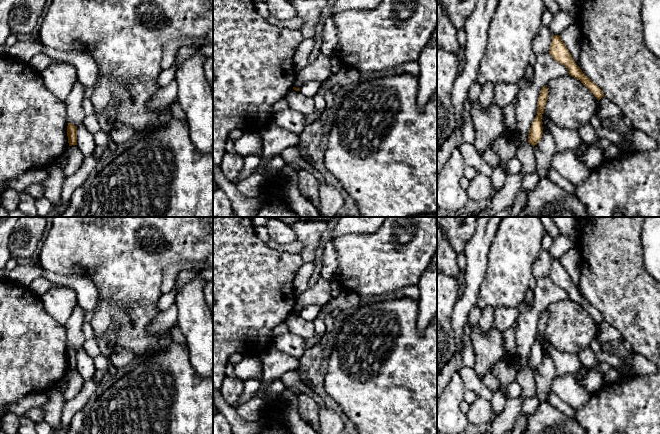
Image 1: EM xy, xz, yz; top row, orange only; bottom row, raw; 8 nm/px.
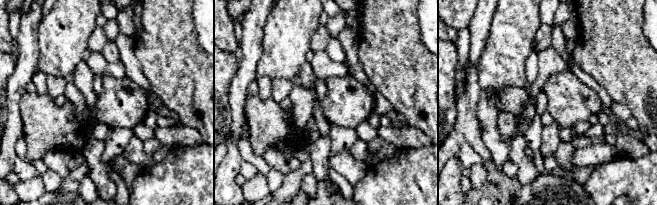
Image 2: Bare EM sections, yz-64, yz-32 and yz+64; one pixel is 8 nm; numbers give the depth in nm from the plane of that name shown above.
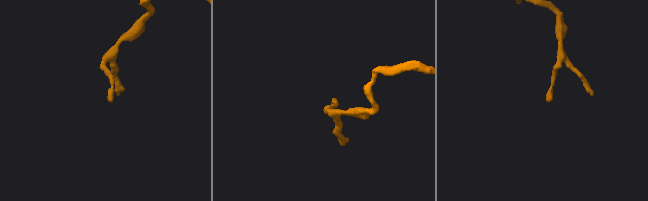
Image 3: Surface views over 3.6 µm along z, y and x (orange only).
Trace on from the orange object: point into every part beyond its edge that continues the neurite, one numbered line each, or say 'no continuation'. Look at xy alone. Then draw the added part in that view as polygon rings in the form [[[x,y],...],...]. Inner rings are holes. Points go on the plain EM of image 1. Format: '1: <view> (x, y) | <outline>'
no continuation

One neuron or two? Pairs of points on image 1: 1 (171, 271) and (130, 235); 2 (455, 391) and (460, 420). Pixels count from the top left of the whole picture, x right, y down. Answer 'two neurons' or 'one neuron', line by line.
1: two neurons
2: one neuron

